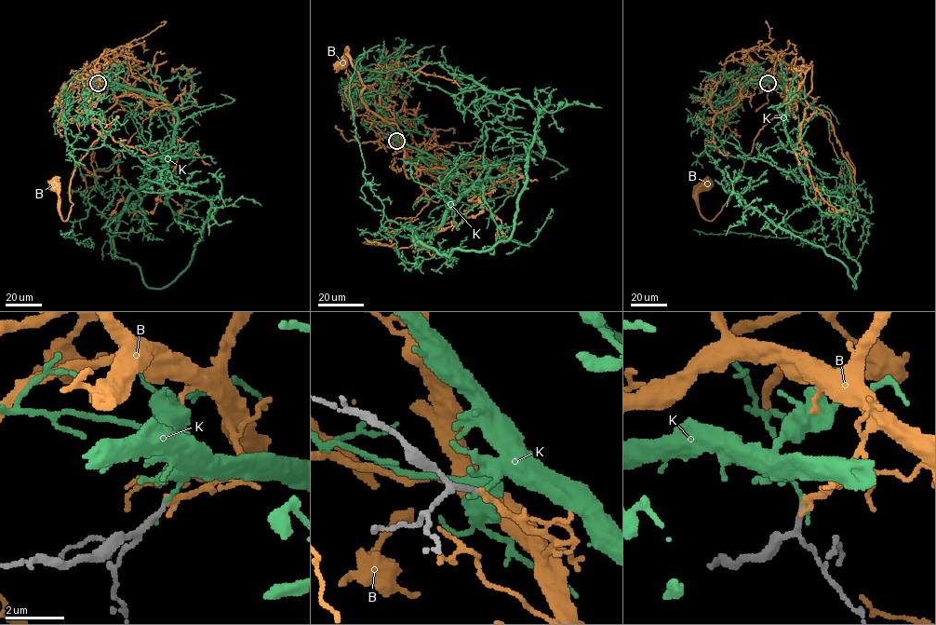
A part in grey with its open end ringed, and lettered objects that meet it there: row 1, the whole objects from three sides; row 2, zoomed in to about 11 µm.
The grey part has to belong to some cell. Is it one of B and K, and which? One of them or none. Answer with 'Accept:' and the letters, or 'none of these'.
Accept: B

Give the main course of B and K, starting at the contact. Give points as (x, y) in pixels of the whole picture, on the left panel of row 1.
B: (98, 83), (112, 85), (116, 102), (71, 179), (66, 221), (52, 183)
K: (98, 83), (177, 116), (113, 237), (164, 288), (210, 201), (118, 141)

